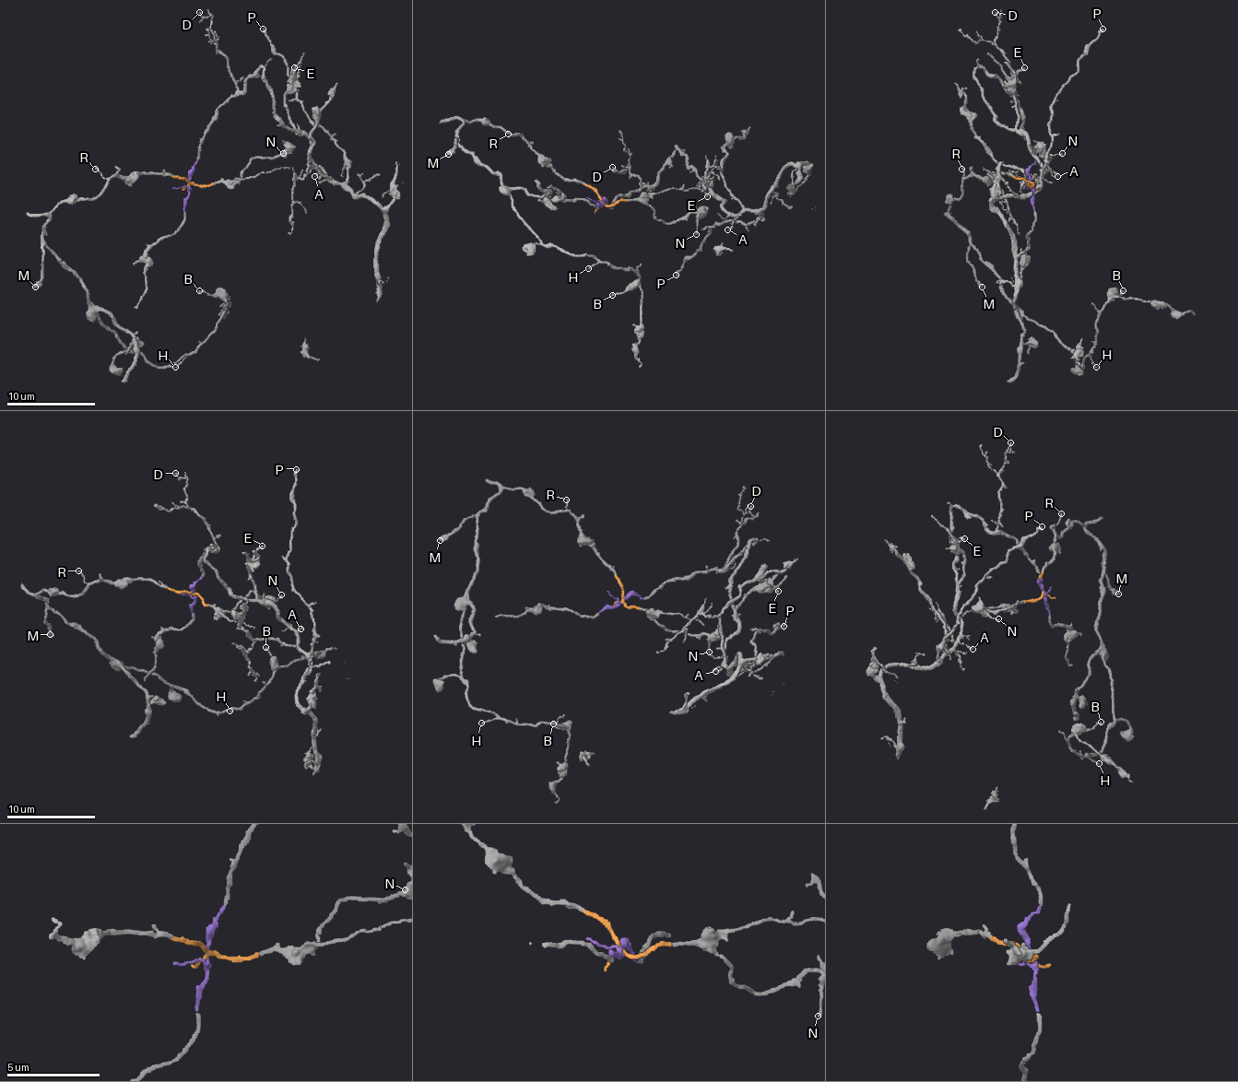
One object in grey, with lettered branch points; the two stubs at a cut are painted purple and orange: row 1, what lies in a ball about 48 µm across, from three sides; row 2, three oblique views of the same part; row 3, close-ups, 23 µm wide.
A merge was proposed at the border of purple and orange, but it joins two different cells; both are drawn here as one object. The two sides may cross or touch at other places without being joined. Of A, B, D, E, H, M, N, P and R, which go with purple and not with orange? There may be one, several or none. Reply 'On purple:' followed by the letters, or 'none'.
On purple: A, D, E, P

